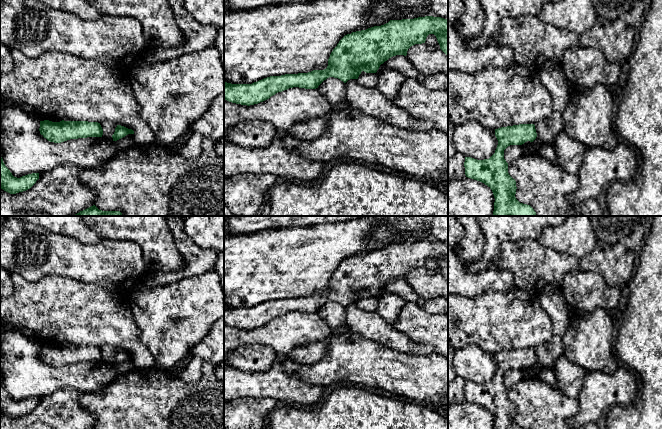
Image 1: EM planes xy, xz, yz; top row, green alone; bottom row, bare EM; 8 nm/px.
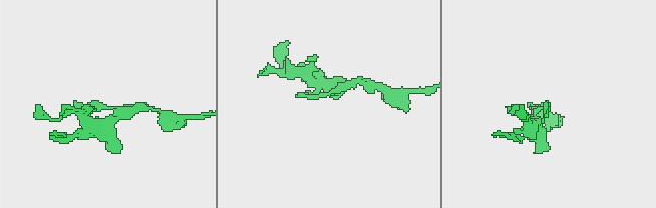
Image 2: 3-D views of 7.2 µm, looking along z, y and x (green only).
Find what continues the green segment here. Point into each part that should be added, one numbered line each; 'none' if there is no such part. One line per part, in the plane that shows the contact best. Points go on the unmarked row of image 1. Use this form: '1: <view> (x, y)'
none

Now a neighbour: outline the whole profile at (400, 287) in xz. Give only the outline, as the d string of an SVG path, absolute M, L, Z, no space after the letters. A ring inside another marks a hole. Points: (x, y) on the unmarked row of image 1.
M396 279L389 282L383 288L380 289L376 298L385 295L385 294L396 294L399 297L403 298L405 301L417 301L421 297L413 289L413 287L404 279Z

